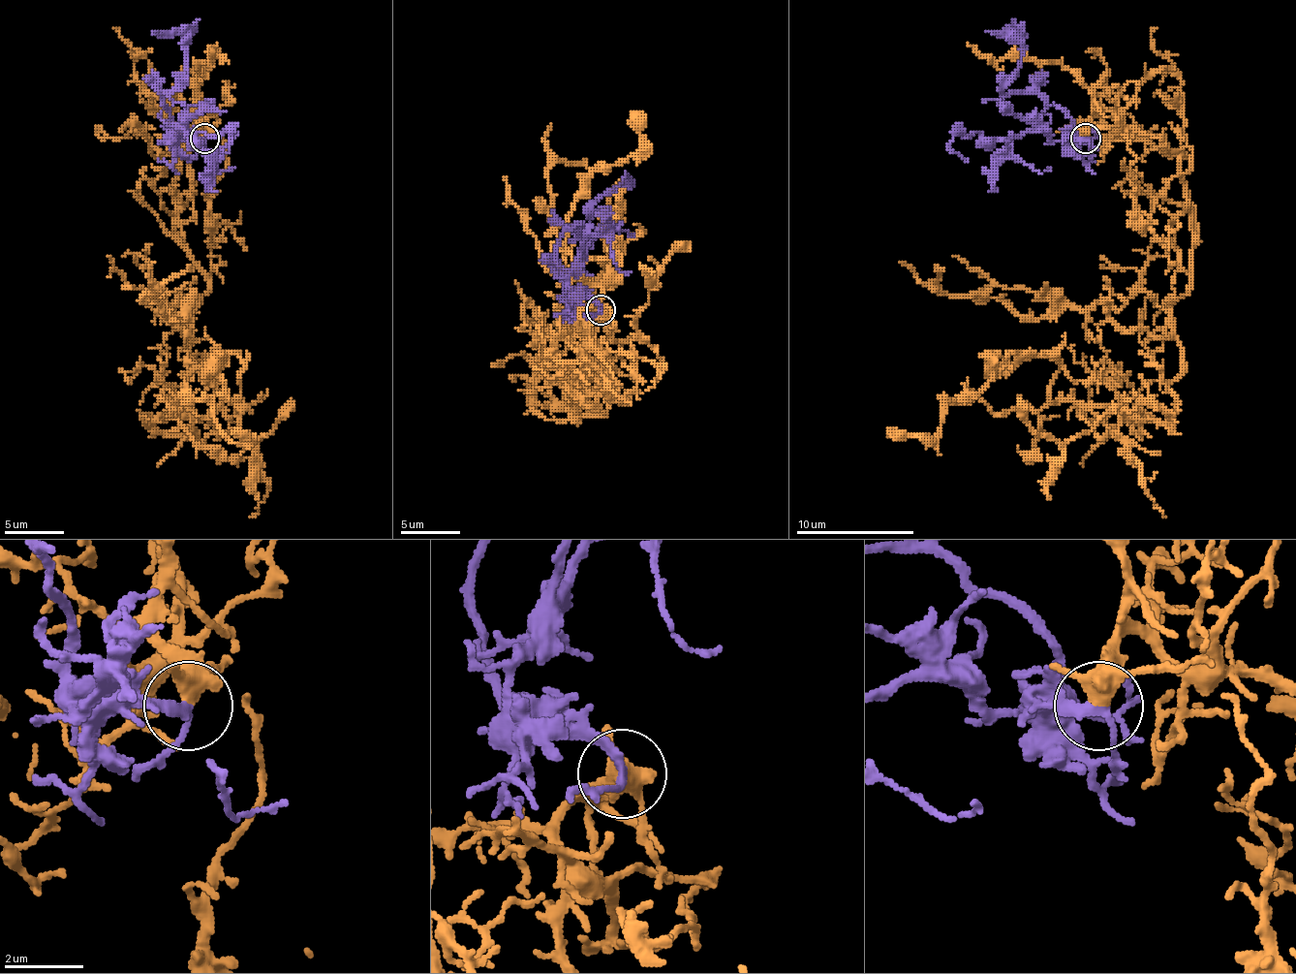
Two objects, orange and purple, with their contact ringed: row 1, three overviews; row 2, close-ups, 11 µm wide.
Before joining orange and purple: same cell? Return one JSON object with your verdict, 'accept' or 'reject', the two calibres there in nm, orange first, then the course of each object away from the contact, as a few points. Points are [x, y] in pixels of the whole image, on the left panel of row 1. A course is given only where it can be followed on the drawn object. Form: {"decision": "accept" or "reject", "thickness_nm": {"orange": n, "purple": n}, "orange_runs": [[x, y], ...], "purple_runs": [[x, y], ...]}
{"decision": "accept", "thickness_nm": {"orange": 340, "purple": 200}, "orange_runs": [[205, 138], [187, 117], [172, 203], [208, 289], [175, 318], [220, 410], [169, 413], [193, 398], [234, 431]], "purple_runs": [[205, 138], [178, 138], [169, 129], [169, 110], [161, 93], [169, 90], [184, 67], [184, 40], [155, 31]]}

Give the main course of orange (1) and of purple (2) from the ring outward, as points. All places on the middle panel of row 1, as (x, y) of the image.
1: (601, 310), (574, 417), (604, 414), (571, 396), (616, 399), (586, 358), (566, 218), (633, 153), (631, 111)
2: (601, 310), (589, 298), (566, 298), (557, 260), (560, 234), (566, 227), (574, 231), (580, 242), (551, 209)

